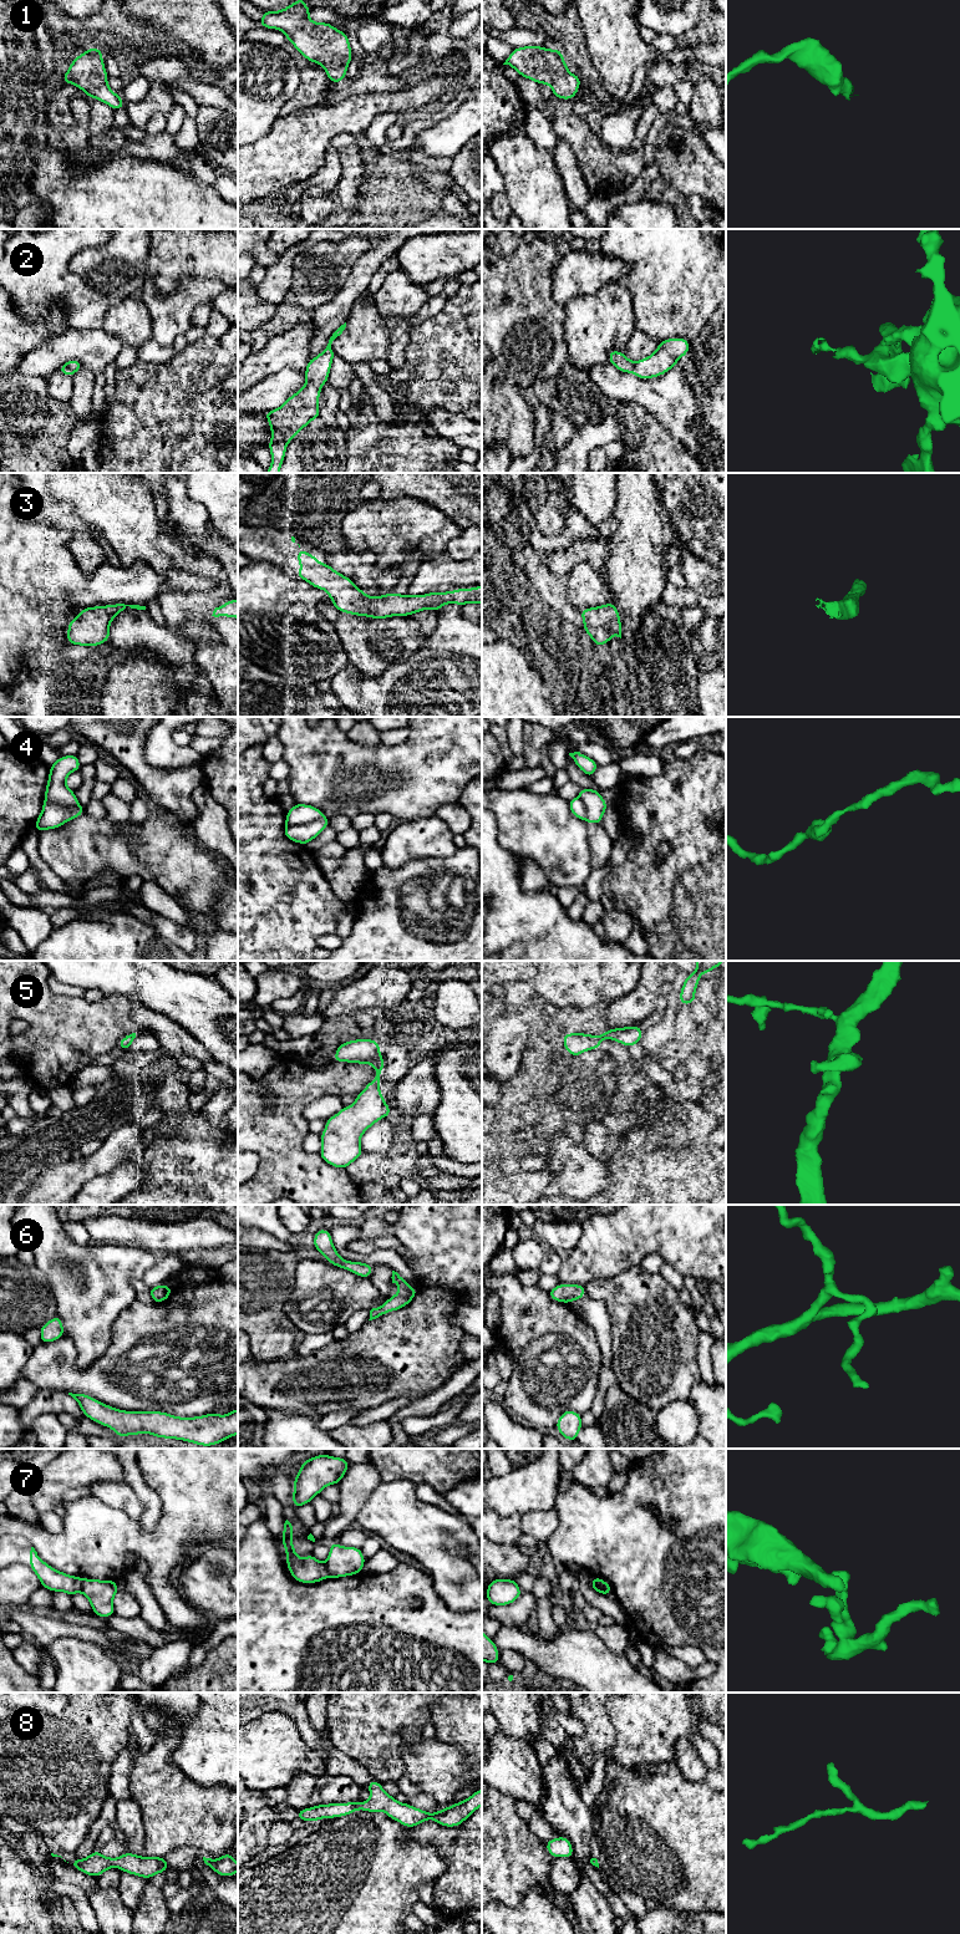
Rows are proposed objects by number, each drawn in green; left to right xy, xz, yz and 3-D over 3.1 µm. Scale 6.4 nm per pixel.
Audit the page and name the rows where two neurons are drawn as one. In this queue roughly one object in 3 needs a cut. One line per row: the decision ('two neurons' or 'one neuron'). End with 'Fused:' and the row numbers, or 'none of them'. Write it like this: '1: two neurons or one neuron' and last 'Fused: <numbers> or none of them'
1: one neuron
2: one neuron
3: one neuron
4: two neurons
5: one neuron
6: one neuron
7: two neurons
8: one neuron
Fused: 4, 7

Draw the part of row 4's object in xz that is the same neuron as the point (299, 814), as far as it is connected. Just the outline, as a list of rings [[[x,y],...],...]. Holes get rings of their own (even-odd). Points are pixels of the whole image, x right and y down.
[[[295,803],[294,806],[286,811],[285,826],[303,825],[322,818],[326,816],[320,809],[313,805]]]

